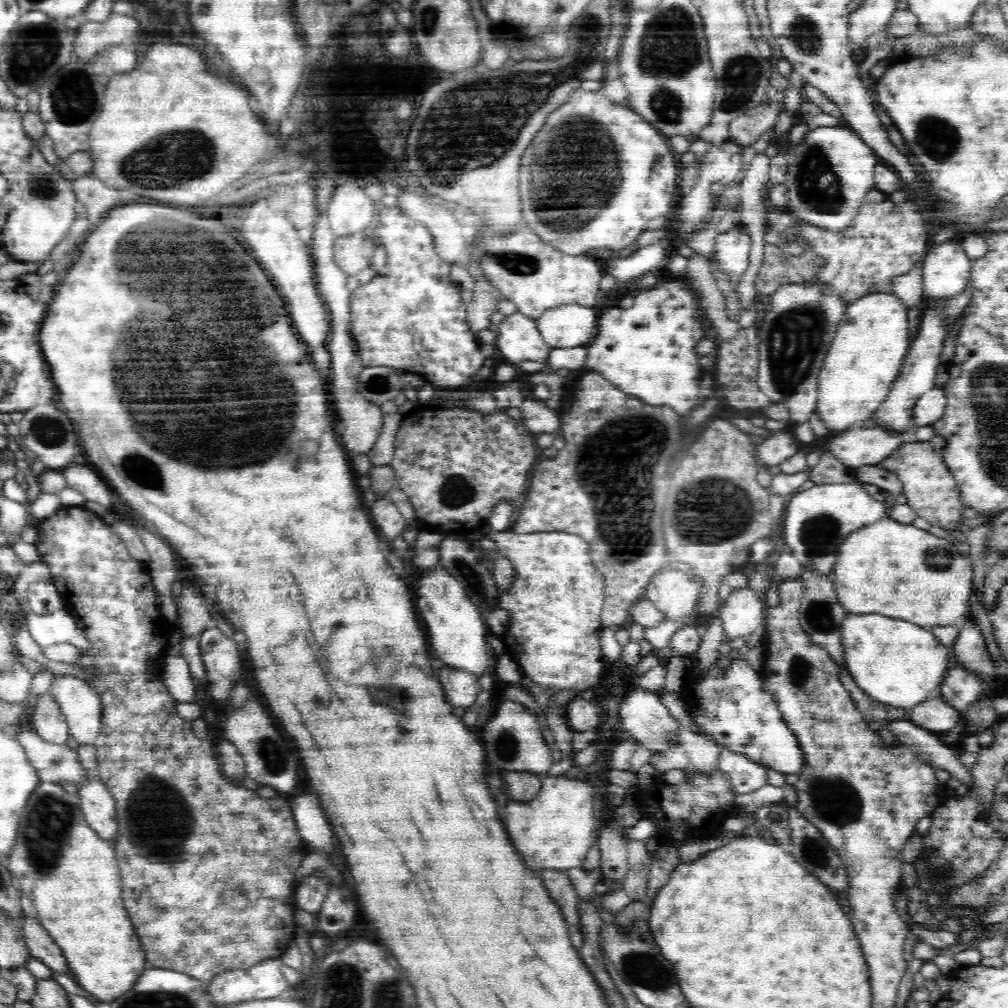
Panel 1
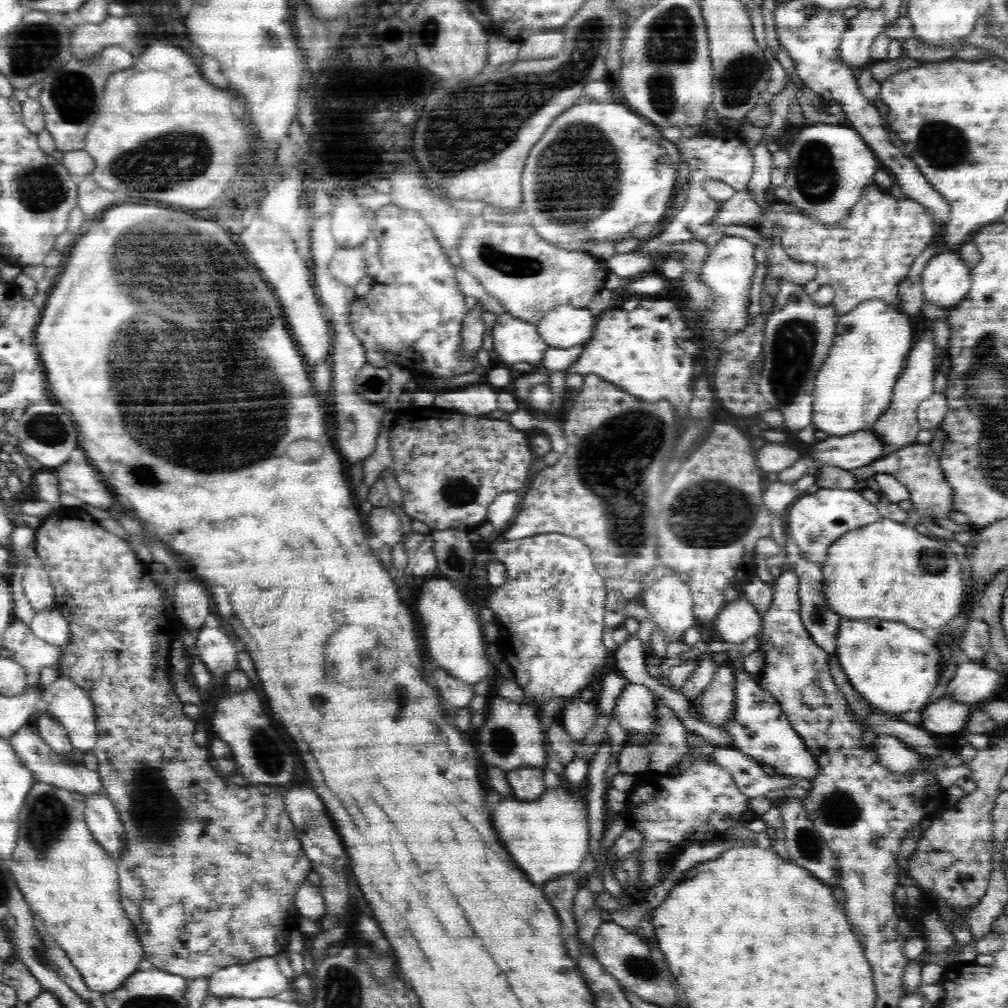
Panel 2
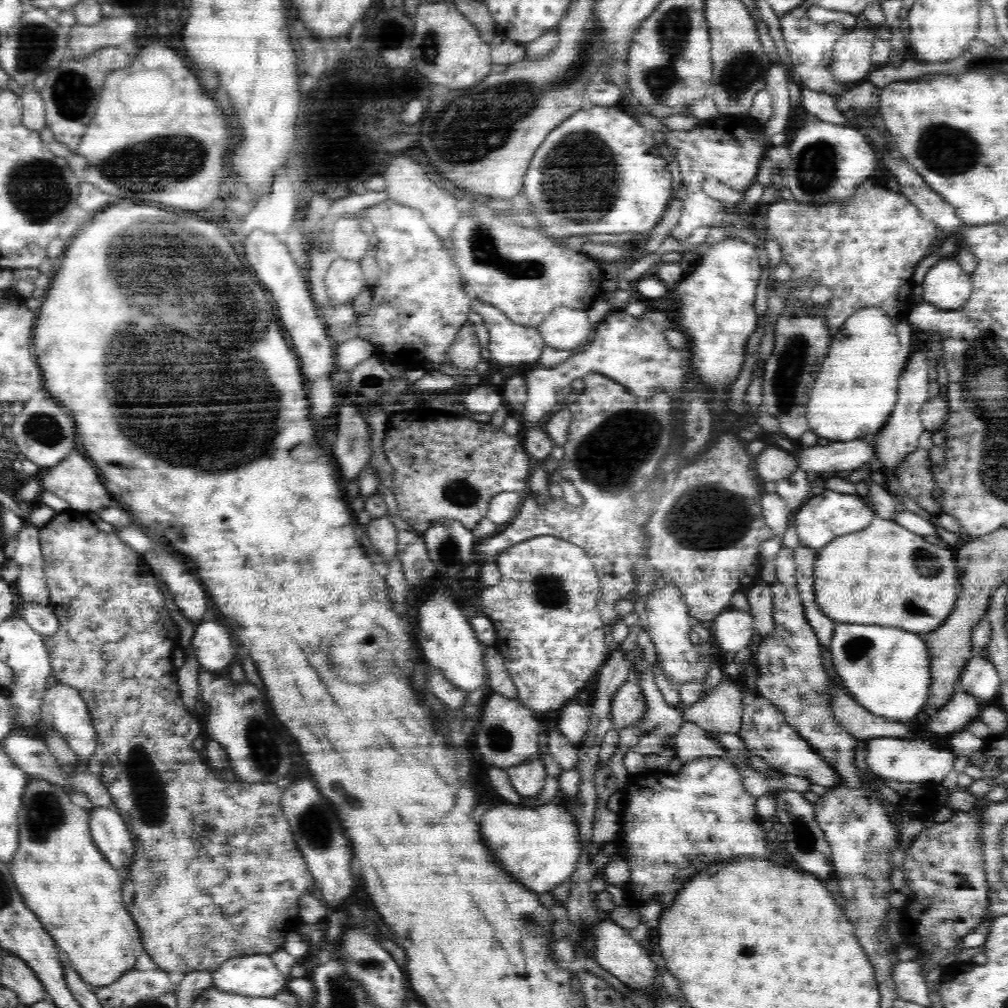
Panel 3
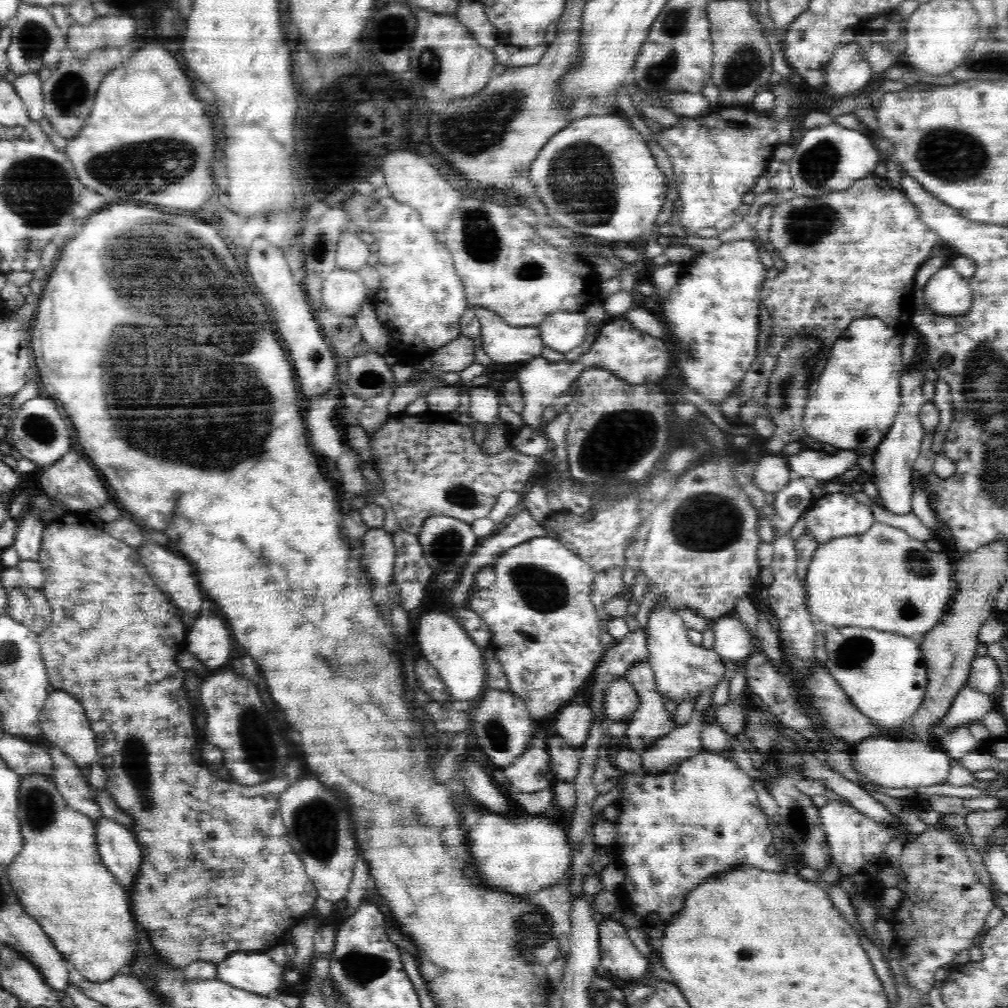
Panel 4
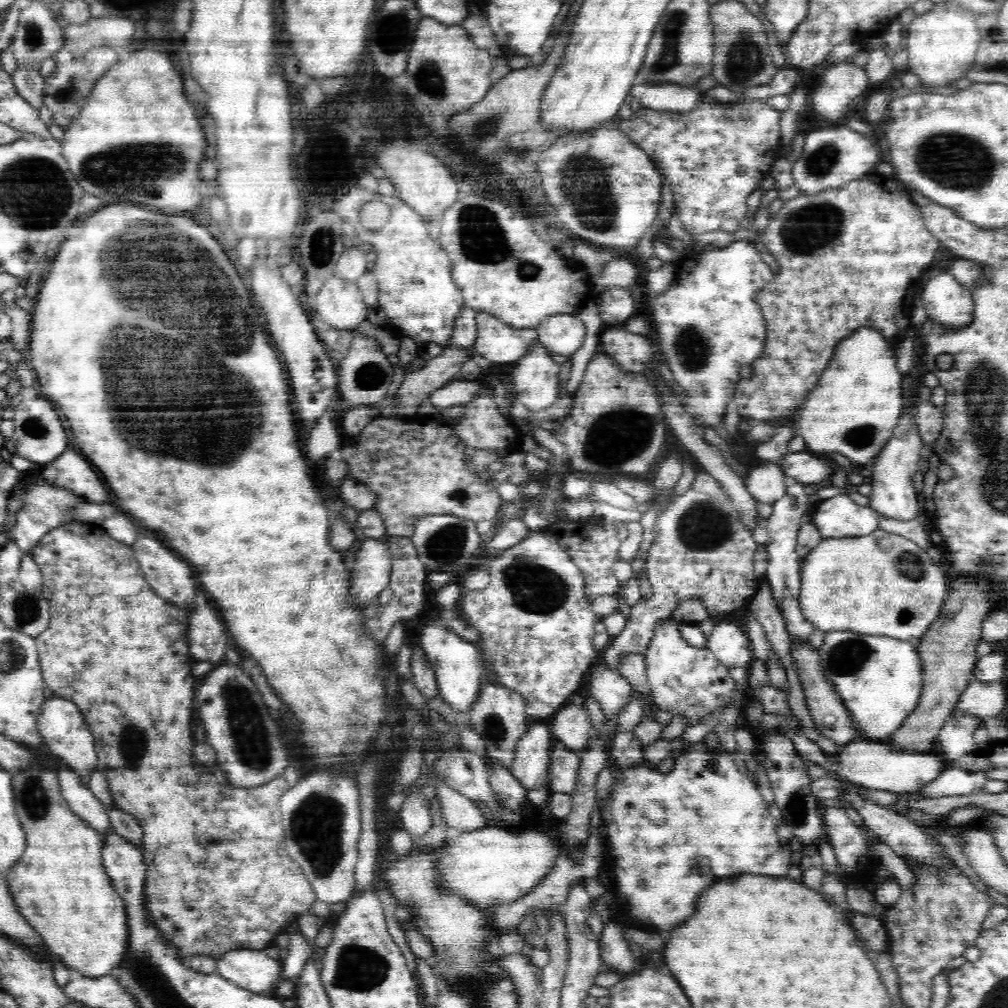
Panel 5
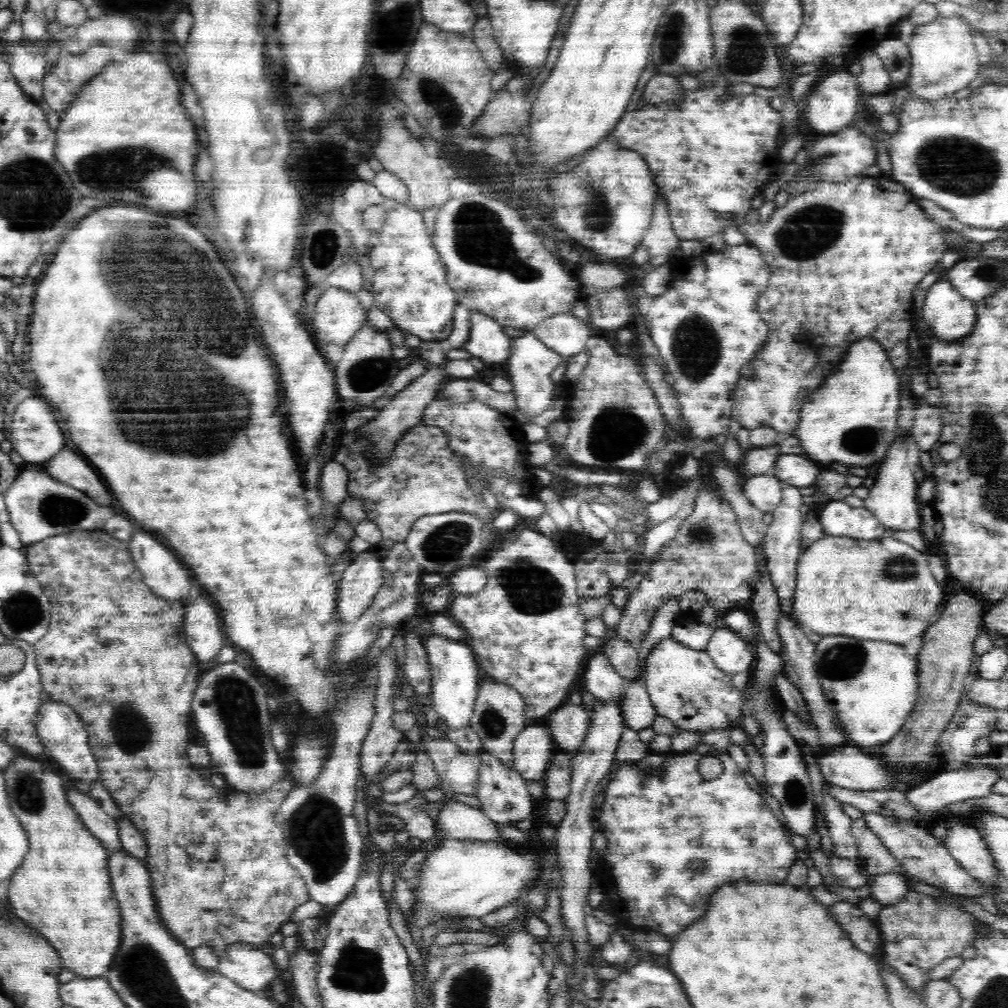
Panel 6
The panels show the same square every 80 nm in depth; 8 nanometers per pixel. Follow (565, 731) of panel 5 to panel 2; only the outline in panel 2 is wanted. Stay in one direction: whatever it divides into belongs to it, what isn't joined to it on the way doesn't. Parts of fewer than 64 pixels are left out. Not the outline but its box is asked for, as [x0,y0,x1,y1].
[558,697,595,742]

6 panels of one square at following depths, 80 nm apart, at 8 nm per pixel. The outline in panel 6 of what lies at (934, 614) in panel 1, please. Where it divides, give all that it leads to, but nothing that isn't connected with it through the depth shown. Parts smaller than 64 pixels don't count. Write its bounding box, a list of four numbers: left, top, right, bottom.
[794,535,947,645]

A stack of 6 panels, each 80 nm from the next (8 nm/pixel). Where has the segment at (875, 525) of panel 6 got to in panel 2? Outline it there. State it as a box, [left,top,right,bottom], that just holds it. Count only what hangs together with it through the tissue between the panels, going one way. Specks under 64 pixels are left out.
[788,488,880,564]

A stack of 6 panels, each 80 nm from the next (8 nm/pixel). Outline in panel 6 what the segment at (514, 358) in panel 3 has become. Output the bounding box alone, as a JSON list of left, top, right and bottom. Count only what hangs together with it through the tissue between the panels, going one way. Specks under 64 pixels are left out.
[458,312,516,363]

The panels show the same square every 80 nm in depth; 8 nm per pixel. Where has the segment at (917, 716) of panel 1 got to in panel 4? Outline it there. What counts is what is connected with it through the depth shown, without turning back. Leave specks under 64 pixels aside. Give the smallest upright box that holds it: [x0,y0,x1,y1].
[938,685,996,728]

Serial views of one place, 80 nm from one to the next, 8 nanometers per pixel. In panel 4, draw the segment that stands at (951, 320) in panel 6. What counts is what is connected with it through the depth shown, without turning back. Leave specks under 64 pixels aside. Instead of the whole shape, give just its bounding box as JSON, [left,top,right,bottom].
[924,265,973,316]

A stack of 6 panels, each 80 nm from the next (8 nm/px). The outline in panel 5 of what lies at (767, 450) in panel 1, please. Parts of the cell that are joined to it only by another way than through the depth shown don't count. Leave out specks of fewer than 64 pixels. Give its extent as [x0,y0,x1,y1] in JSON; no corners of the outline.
[745,463,788,505]

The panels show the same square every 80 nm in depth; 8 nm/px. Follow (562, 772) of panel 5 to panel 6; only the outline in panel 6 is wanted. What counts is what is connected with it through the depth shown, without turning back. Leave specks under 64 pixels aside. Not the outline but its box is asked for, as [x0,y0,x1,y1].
[542,750,573,800]

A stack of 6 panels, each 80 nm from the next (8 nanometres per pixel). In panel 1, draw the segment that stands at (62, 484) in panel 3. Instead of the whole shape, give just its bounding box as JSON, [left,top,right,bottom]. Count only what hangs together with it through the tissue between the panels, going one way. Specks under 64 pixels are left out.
[60,466,114,510]

